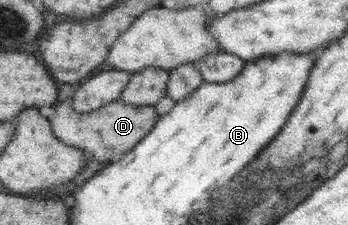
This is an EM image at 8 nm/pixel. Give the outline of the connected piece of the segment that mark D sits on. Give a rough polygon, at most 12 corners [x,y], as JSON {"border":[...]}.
{"border":[[56,103],[52,133],[114,163],[159,120],[154,106]]}

